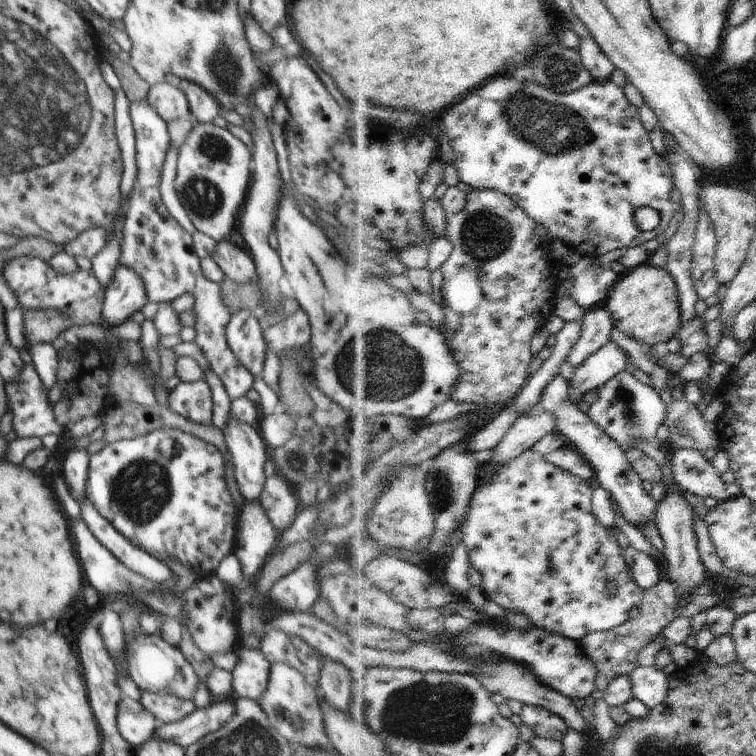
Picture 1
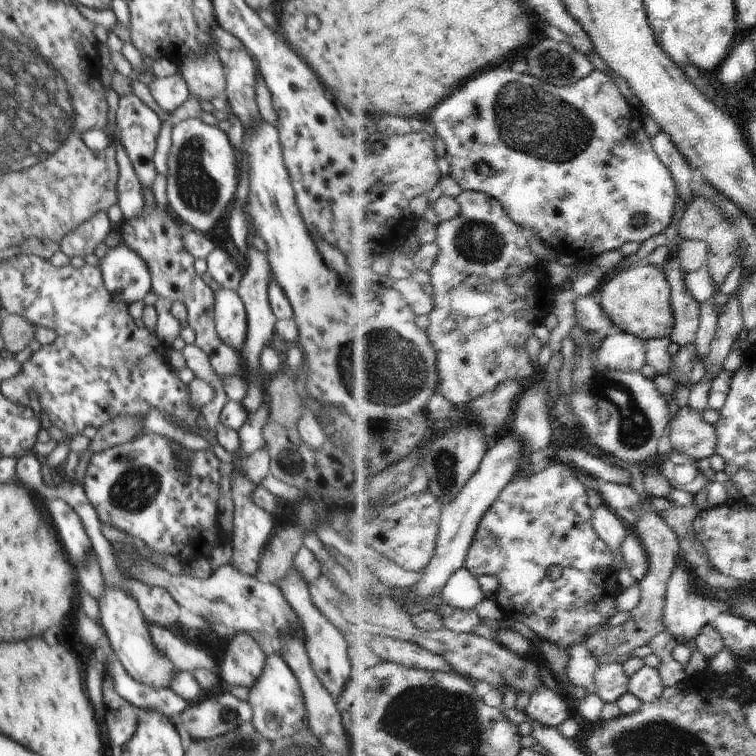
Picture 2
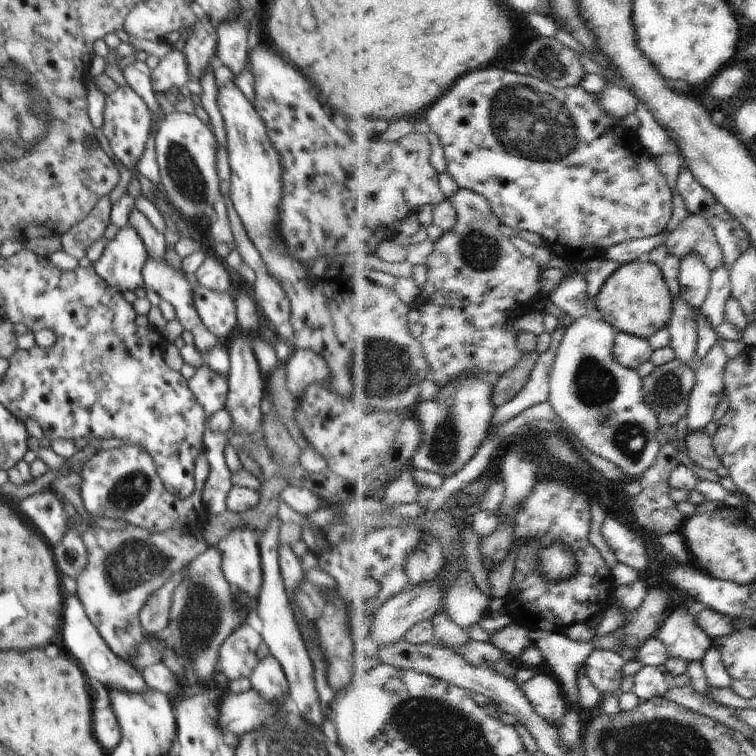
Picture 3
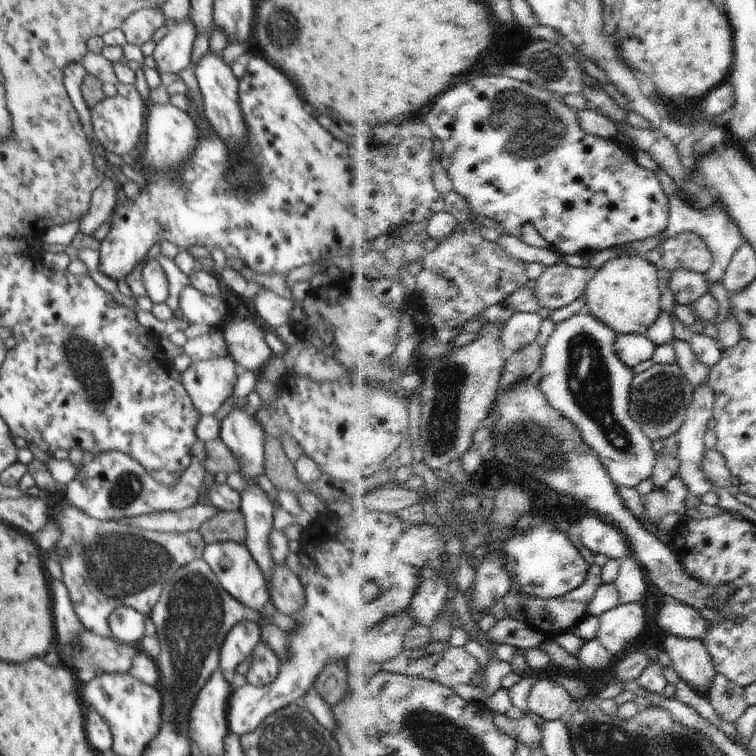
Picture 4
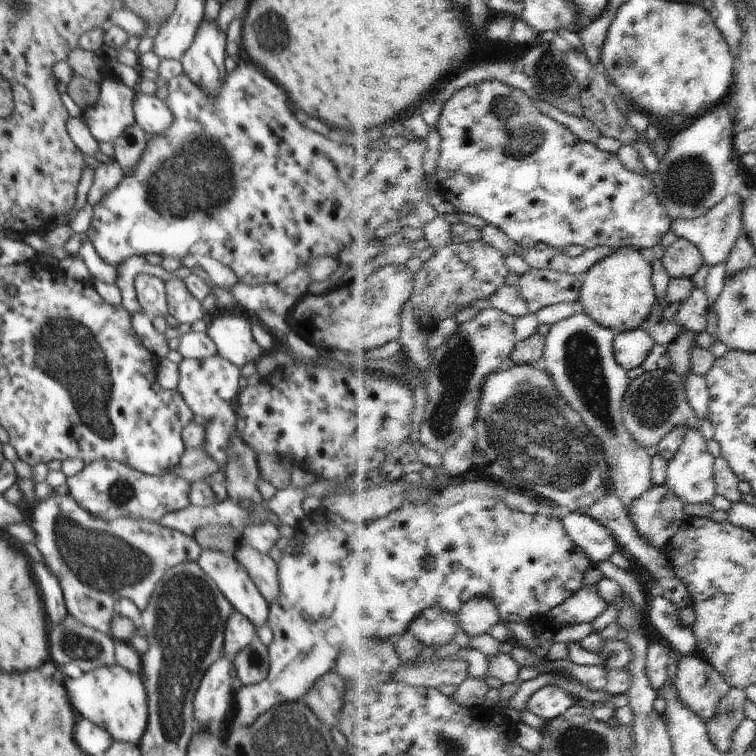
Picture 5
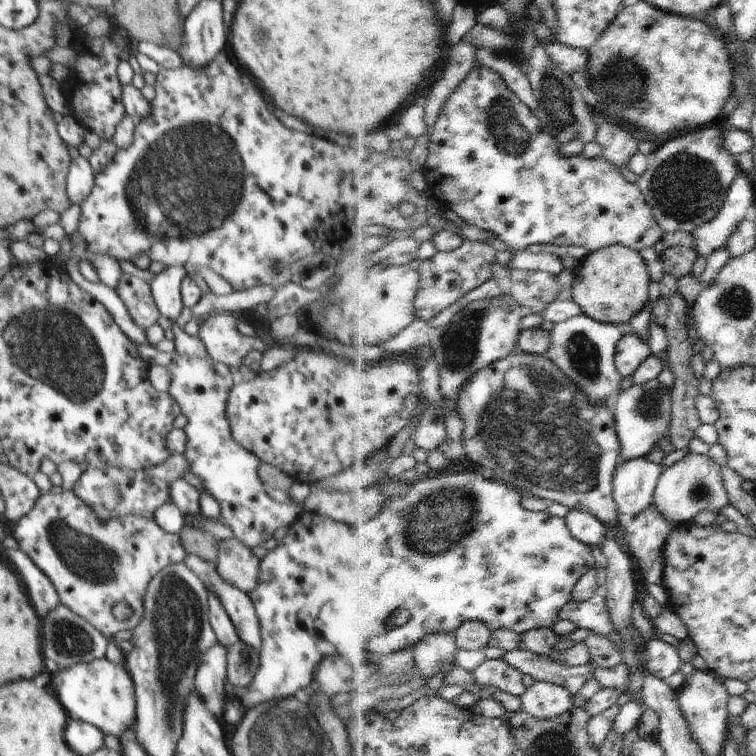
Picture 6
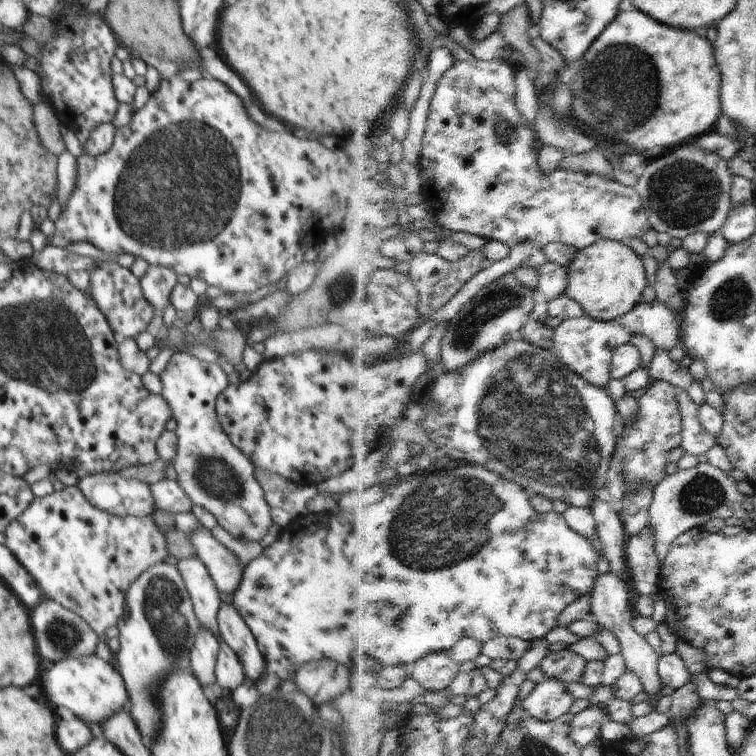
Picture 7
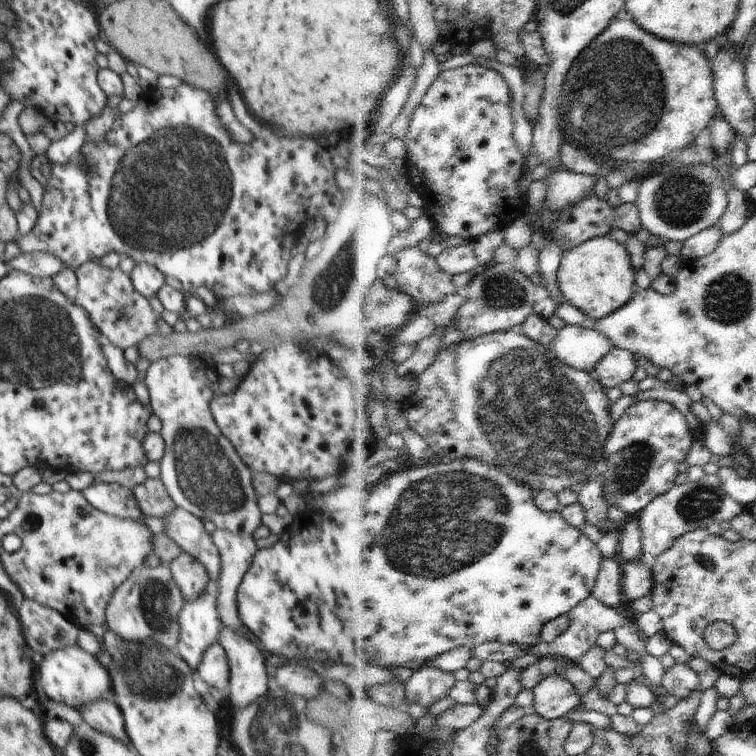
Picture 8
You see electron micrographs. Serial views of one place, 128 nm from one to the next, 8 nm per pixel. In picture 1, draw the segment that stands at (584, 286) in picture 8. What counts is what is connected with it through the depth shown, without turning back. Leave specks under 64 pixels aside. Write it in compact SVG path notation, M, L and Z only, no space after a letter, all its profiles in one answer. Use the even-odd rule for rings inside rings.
M650 264L626 271L605 307L613 313L616 324L645 347L661 347L670 342L681 333L685 324L678 282L667 268Z

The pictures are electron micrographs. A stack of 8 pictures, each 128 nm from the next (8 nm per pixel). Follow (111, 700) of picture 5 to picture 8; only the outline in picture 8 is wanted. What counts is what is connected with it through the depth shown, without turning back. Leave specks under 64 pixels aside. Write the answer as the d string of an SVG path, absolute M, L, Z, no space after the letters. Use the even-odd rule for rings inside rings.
M77 645L49 651L43 656L42 663L36 667L36 674L38 674L36 680L40 682L44 696L63 702L76 710L89 701L113 700L113 687L108 670L102 666L97 657Z

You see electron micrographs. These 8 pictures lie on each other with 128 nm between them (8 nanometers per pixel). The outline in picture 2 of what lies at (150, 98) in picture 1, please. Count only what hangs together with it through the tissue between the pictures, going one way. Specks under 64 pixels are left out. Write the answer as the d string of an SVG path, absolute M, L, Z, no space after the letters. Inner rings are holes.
M179 72L171 76L156 77L154 82L147 85L158 106L168 113L172 113L191 96Z

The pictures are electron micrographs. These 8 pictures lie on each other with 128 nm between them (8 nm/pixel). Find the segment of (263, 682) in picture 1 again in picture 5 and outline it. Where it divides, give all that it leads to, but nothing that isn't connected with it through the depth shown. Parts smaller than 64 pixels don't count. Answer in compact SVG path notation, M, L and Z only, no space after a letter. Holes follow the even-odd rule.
M236 611L226 620L224 632L223 655L231 661L236 658L240 650L244 650L257 637L254 624L246 616Z

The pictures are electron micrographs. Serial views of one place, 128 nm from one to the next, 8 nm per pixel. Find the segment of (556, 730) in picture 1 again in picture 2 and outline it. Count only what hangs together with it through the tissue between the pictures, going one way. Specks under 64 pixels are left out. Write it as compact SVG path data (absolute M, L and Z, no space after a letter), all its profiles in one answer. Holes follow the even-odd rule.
M548 686L532 694L527 712L530 722L537 721L548 727L562 726L570 719L570 706L566 697Z

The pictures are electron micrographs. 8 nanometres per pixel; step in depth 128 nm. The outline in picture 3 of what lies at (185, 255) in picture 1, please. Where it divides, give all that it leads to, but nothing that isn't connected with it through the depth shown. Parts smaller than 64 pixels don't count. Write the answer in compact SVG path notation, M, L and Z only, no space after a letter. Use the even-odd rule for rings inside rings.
M128 86L119 87L115 92L105 96L103 111L104 136L110 141L110 148L116 158L127 168L138 172L138 162L144 147L147 144L151 125L151 111L146 102ZM148 255L148 260L141 274L146 289L151 289L155 294L159 295L160 299L172 304L176 319L180 321L185 330L191 333L192 342L198 351L208 351L218 343L225 343L226 345L225 341L218 339L203 326L193 306L193 287L190 287L189 280L182 273L177 272L168 265L164 257L162 259L152 259Z

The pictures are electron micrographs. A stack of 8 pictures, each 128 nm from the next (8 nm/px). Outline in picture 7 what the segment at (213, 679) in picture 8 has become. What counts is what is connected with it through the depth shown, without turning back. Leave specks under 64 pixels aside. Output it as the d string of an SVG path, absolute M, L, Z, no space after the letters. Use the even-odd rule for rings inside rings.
M223 642L215 665L215 682L224 689L225 693L231 693L245 682L245 671L237 658L237 655Z

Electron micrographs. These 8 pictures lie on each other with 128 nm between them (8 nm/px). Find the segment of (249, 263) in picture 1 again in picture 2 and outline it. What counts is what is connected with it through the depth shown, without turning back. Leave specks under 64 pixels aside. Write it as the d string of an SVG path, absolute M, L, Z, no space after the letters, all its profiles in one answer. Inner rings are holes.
M216 247L206 259L208 274L222 289L237 291L244 274L226 250Z

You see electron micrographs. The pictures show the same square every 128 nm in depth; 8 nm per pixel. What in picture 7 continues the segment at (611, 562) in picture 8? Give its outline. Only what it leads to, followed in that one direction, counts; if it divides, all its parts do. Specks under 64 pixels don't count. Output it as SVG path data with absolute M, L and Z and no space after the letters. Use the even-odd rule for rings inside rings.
M610 570L606 575L602 575L598 580L595 592L592 598L592 608L590 613L590 620L600 623L604 628L609 629L621 642L623 647L622 655L627 663L627 669L636 672L642 683L645 685L645 692L650 696L656 696L659 700L663 694L662 688L665 683L659 674L660 654L652 648L652 644L641 636L636 628L633 626L638 613L632 611L630 606L630 583L625 581L625 578L618 572Z

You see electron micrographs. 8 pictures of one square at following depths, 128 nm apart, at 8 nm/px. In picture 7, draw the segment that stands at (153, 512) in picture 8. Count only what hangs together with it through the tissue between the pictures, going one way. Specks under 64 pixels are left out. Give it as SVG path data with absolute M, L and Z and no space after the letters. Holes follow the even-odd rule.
M163 478L150 485L149 490L154 500L155 510L170 515L191 512L193 505L178 482Z

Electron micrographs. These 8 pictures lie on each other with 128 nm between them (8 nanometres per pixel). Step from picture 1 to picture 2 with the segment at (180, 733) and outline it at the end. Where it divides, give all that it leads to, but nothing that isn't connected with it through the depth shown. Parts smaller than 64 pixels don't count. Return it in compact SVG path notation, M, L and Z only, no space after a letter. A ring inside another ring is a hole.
M224 689L216 691L214 698L190 704L180 717L185 732L193 741L215 738L236 730L253 719L253 710L247 700L238 700Z

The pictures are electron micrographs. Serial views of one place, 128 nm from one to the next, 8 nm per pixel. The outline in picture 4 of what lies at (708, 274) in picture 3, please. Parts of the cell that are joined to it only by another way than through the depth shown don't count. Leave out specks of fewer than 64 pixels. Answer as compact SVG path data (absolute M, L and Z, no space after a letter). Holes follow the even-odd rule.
M682 268L674 273L672 287L681 304L693 305L700 302L705 293L704 286L710 282L708 273Z

